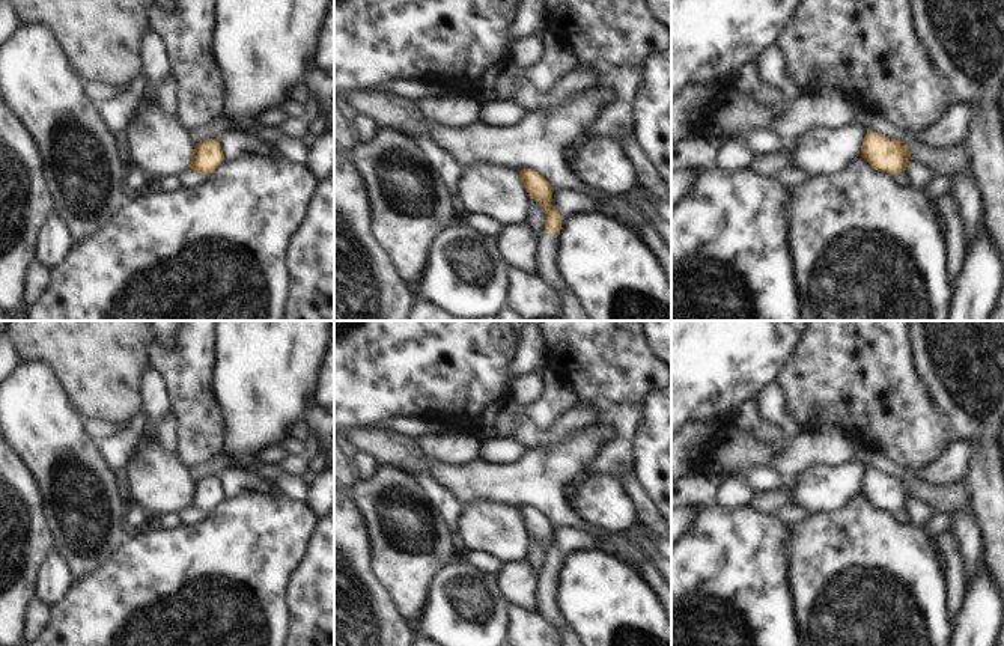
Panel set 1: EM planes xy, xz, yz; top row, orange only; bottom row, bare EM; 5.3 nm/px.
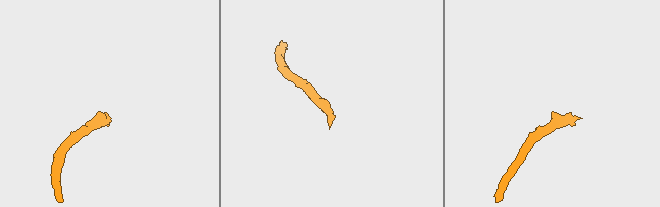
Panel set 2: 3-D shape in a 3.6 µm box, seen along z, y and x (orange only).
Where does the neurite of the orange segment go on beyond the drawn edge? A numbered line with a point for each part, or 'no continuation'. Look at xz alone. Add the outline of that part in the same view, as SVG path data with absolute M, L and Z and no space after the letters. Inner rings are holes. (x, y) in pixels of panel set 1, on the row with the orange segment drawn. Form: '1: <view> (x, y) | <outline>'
1: xz (547, 268) | M540 232L537 238L537 261L536 261L536 274L546 282L554 291L560 292L566 288L558 267L555 264L555 254L558 250L557 244L558 236L546 232Z

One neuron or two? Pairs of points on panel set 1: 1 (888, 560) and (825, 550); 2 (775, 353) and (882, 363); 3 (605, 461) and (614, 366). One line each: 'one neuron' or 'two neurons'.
1: one neuron
2: two neurons
3: one neuron

